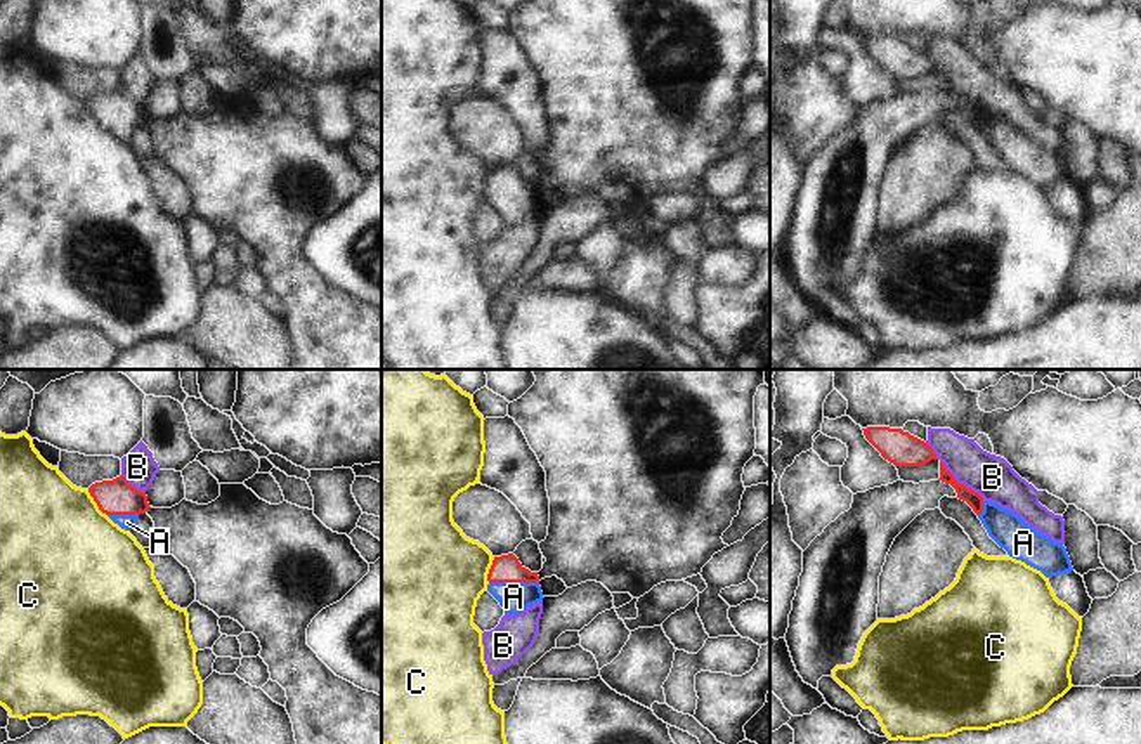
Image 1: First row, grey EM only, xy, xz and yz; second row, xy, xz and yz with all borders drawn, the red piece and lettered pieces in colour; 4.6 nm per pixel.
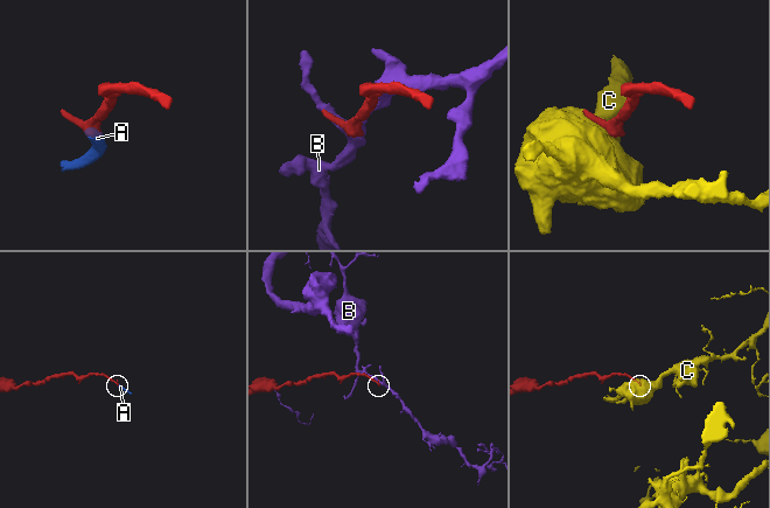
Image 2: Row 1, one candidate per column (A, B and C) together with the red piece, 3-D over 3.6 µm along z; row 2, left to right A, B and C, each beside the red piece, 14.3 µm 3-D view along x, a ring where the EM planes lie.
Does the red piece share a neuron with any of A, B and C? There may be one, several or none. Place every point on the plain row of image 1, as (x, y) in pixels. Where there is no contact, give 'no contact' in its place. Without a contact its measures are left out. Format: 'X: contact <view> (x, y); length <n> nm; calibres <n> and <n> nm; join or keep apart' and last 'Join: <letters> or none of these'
A: contact xz (514, 193); length 240 nm; calibres 130 and 140 nm; join
B: contact yz (951, 85); length 380 nm; calibres 70 and 200 nm; keep apart
C: contact xy (96, 113); length 150 nm; calibres 170 and 480 nm; keep apart
Join: A

